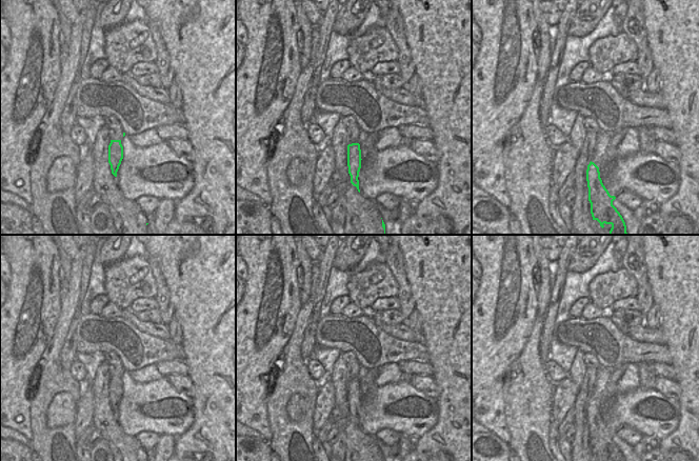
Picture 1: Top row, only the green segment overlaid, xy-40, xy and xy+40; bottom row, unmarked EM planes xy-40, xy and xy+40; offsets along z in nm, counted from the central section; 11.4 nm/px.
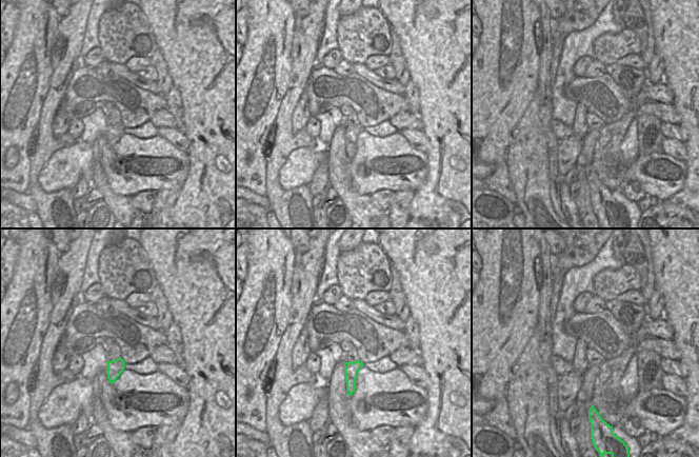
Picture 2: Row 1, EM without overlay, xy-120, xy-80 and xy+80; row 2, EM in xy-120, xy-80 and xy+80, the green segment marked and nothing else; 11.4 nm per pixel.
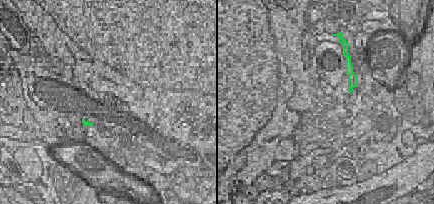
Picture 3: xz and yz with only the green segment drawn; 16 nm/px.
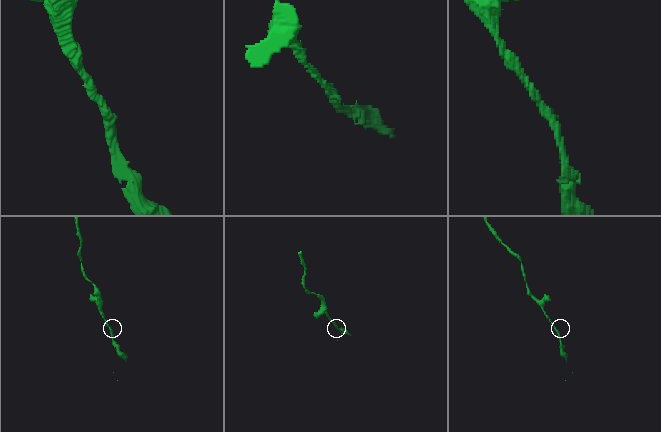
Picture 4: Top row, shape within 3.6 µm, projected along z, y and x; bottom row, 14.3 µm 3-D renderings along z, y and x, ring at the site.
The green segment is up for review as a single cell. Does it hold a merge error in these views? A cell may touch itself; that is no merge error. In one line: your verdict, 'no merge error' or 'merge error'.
no merge error

